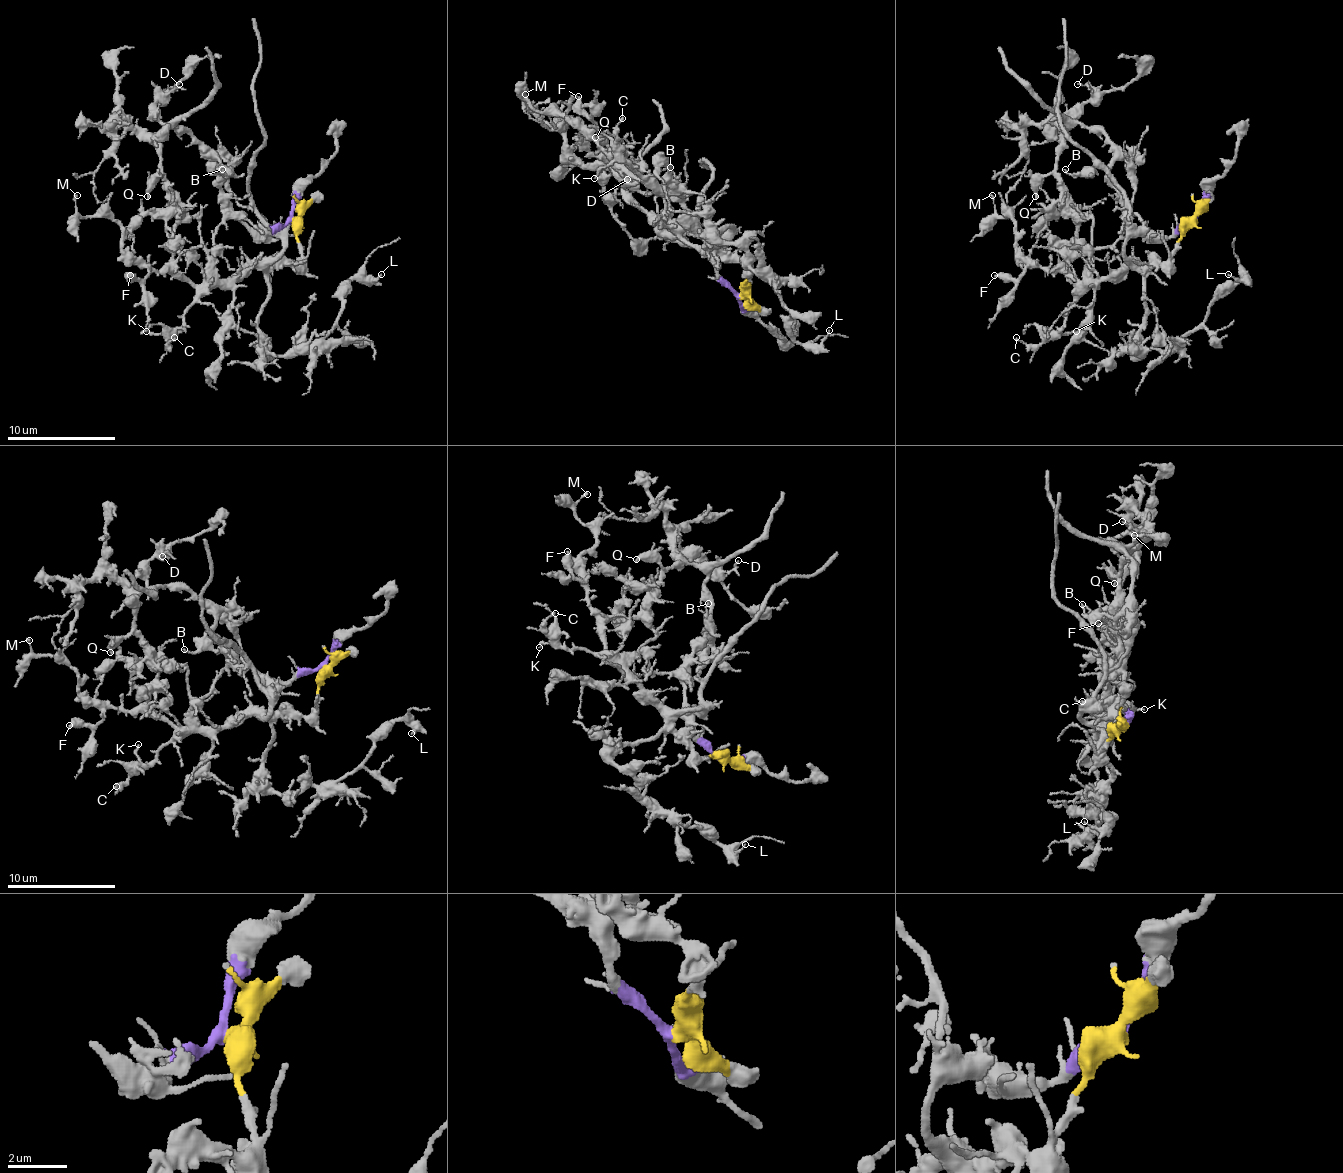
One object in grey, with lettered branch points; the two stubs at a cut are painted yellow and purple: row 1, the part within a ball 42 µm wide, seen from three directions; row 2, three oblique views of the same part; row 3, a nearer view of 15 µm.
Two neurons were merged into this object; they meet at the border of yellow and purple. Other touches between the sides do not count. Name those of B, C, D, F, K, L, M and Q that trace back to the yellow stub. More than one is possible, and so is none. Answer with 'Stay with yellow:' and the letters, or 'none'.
Stay with yellow: C, F, K, L, M

